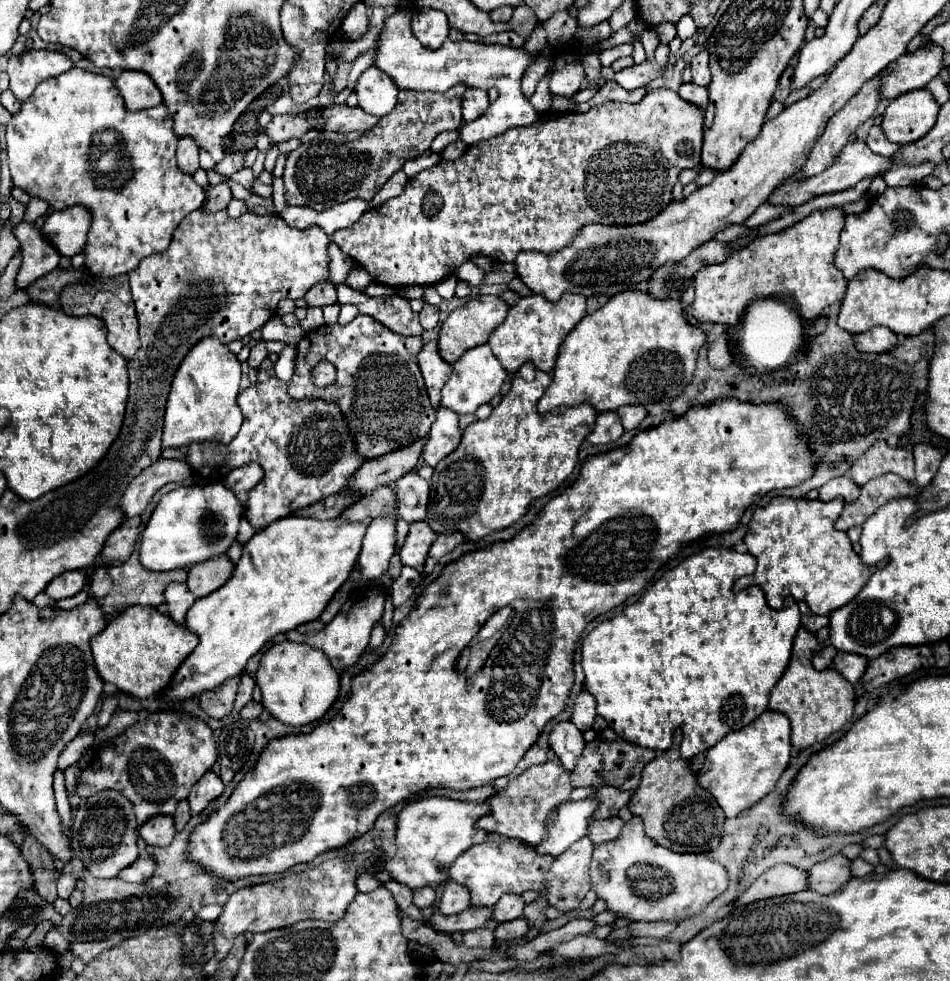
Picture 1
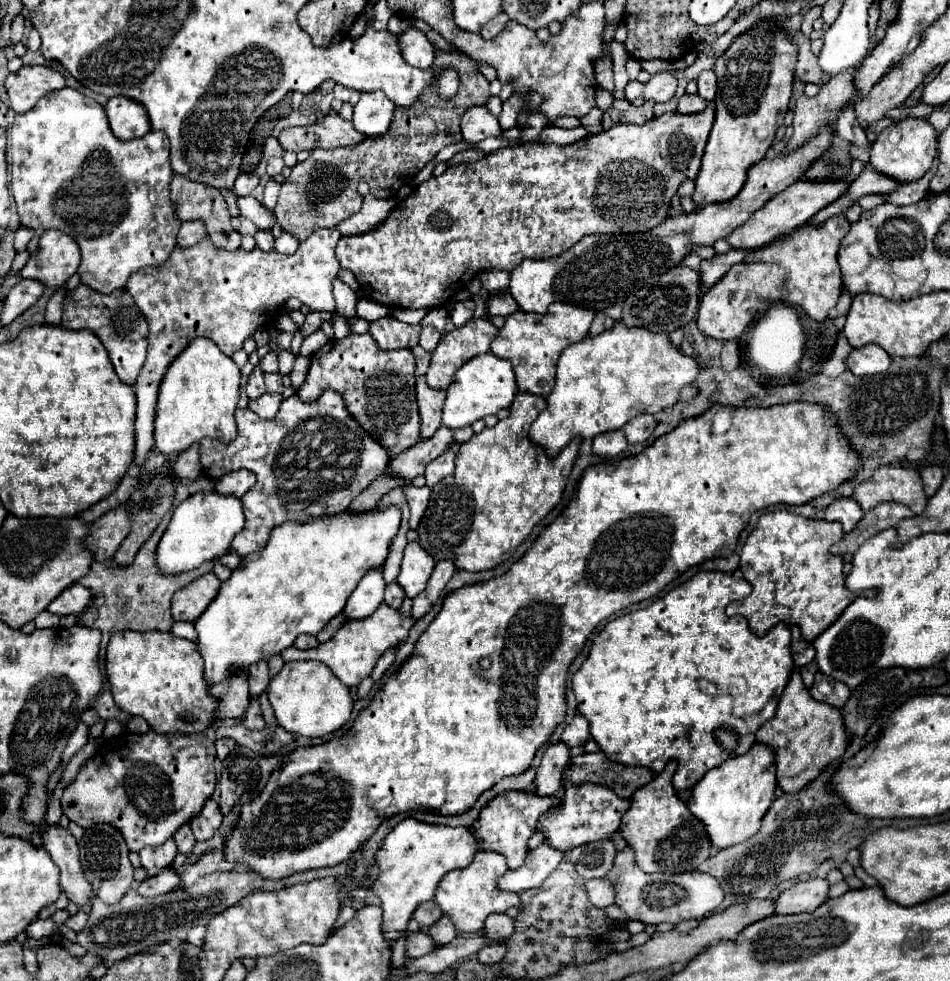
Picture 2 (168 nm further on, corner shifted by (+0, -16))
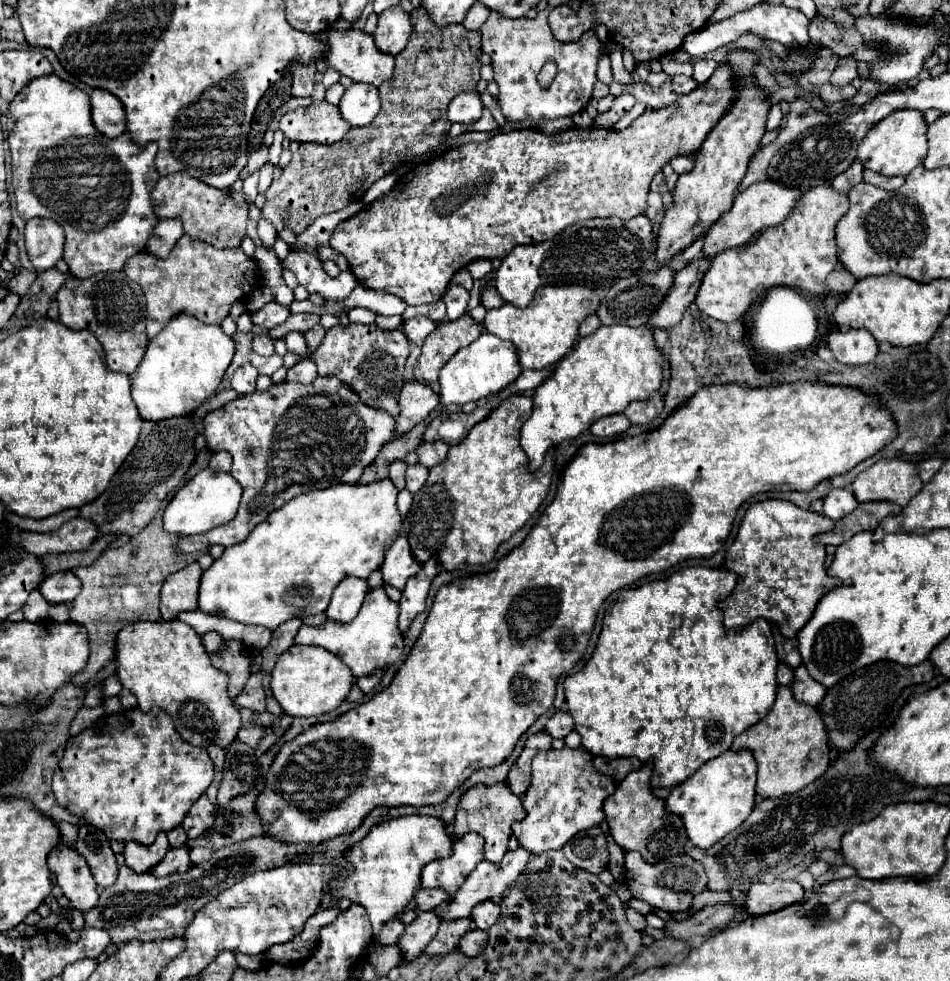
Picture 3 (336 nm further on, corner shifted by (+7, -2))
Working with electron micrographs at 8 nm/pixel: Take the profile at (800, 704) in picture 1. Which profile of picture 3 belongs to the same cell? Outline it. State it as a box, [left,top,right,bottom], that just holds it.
[732,686,830,798]

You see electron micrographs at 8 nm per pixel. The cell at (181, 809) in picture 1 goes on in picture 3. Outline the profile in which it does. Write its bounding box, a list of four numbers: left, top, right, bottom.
[168,826,188,848]

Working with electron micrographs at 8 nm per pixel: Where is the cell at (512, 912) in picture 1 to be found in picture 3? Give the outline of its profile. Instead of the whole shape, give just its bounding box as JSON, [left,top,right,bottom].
[472,902,500,930]

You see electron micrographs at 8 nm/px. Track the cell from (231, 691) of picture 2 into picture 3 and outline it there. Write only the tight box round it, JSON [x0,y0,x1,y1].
[210,640,250,700]

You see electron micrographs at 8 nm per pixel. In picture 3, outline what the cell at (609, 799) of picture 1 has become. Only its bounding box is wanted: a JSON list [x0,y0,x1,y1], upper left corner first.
[512,748,616,854]

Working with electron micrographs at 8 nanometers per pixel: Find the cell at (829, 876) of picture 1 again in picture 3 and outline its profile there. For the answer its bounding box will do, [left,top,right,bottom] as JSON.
[744,880,804,916]

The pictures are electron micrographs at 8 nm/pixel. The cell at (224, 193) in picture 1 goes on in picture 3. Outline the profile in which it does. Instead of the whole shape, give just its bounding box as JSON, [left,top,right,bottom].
[146,218,184,258]

